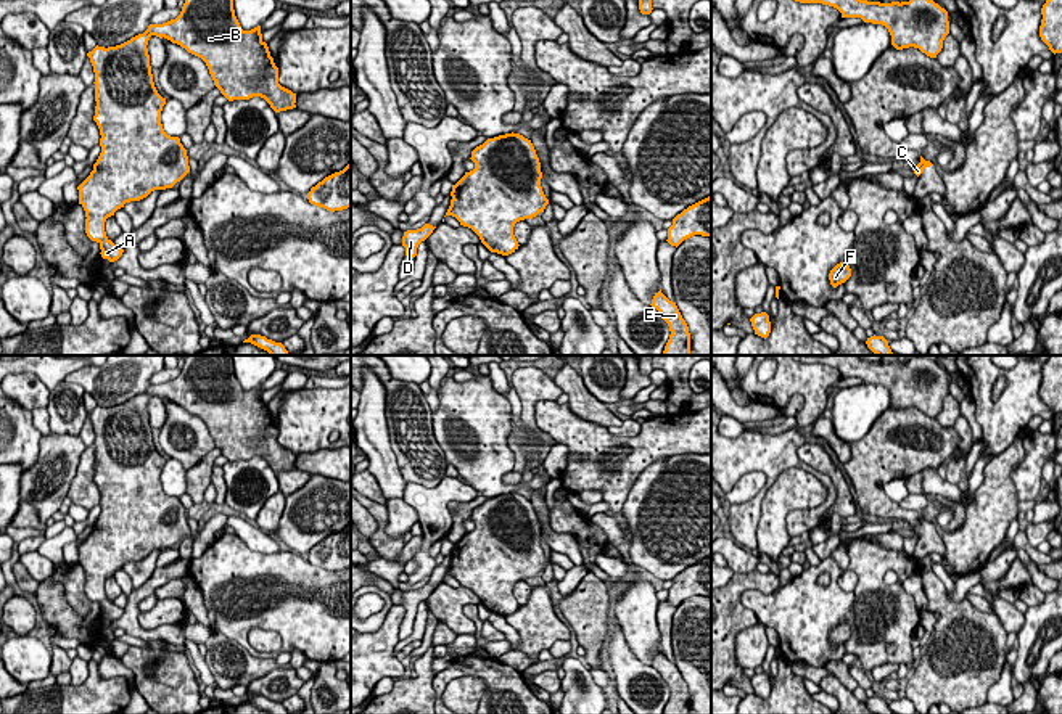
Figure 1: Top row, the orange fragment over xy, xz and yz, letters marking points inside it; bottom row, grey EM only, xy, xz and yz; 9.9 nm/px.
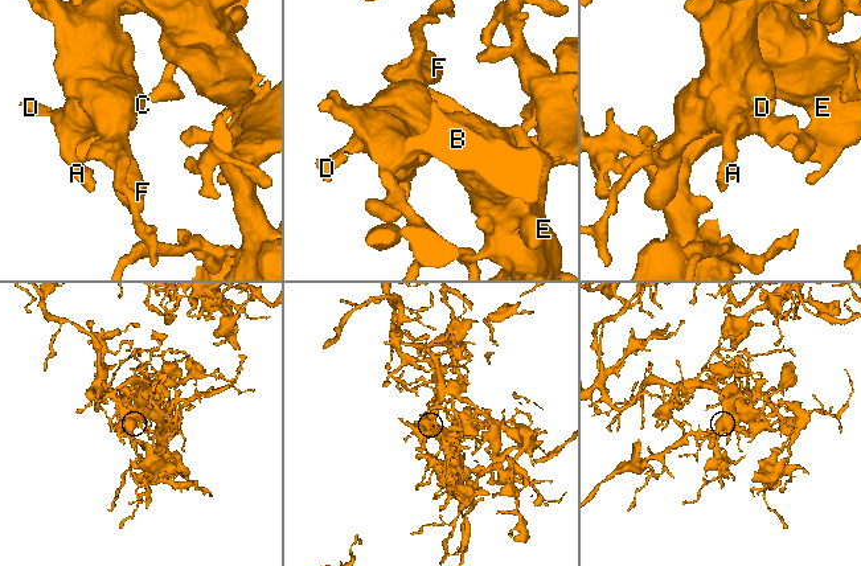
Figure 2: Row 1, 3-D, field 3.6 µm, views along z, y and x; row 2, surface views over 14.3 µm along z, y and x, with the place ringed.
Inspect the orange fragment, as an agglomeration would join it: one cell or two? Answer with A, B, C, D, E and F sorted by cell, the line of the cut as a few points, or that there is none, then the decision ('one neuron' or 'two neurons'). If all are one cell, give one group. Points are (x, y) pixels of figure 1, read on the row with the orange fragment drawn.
groups A B C D E F; cut none; one neuron

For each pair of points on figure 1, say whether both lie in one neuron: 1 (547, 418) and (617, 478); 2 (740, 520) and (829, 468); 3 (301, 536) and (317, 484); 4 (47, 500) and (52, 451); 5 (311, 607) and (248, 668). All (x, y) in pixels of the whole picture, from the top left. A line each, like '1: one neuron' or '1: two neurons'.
1: one neuron
2: two neurons
3: one neuron
4: one neuron
5: two neurons

